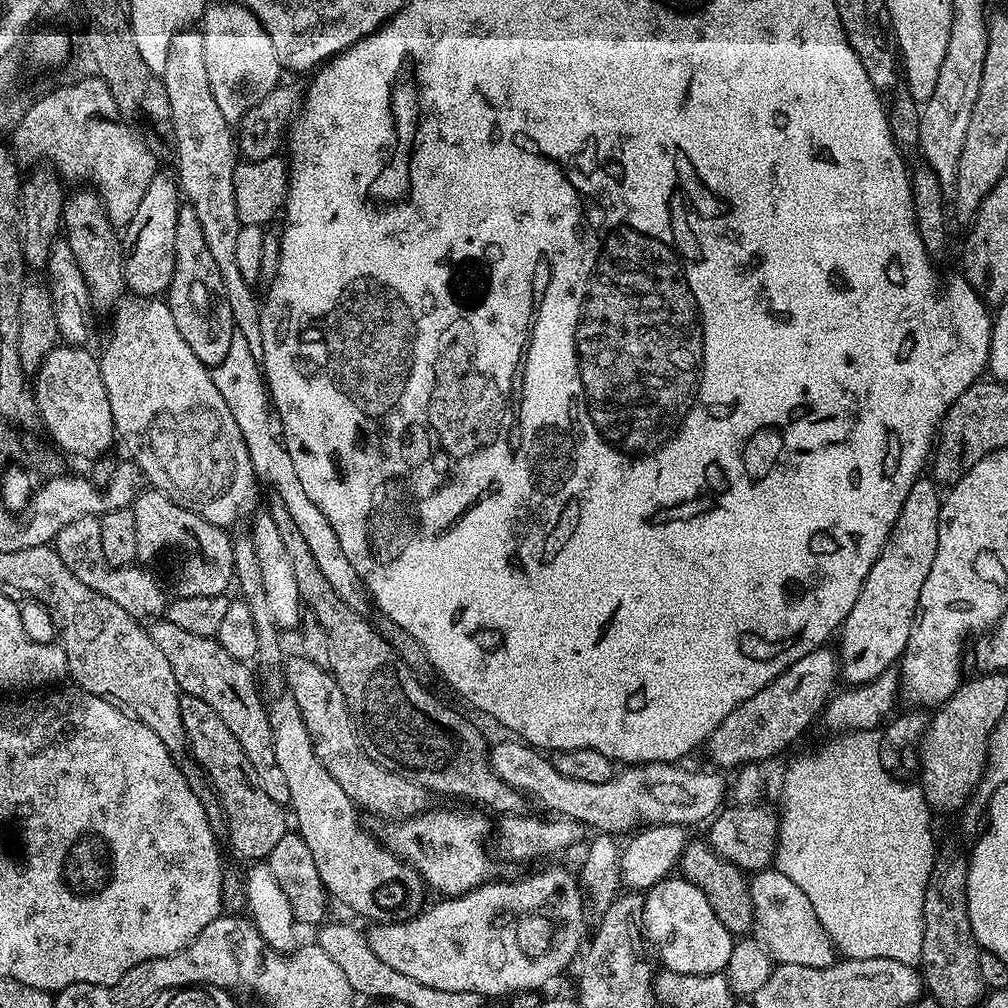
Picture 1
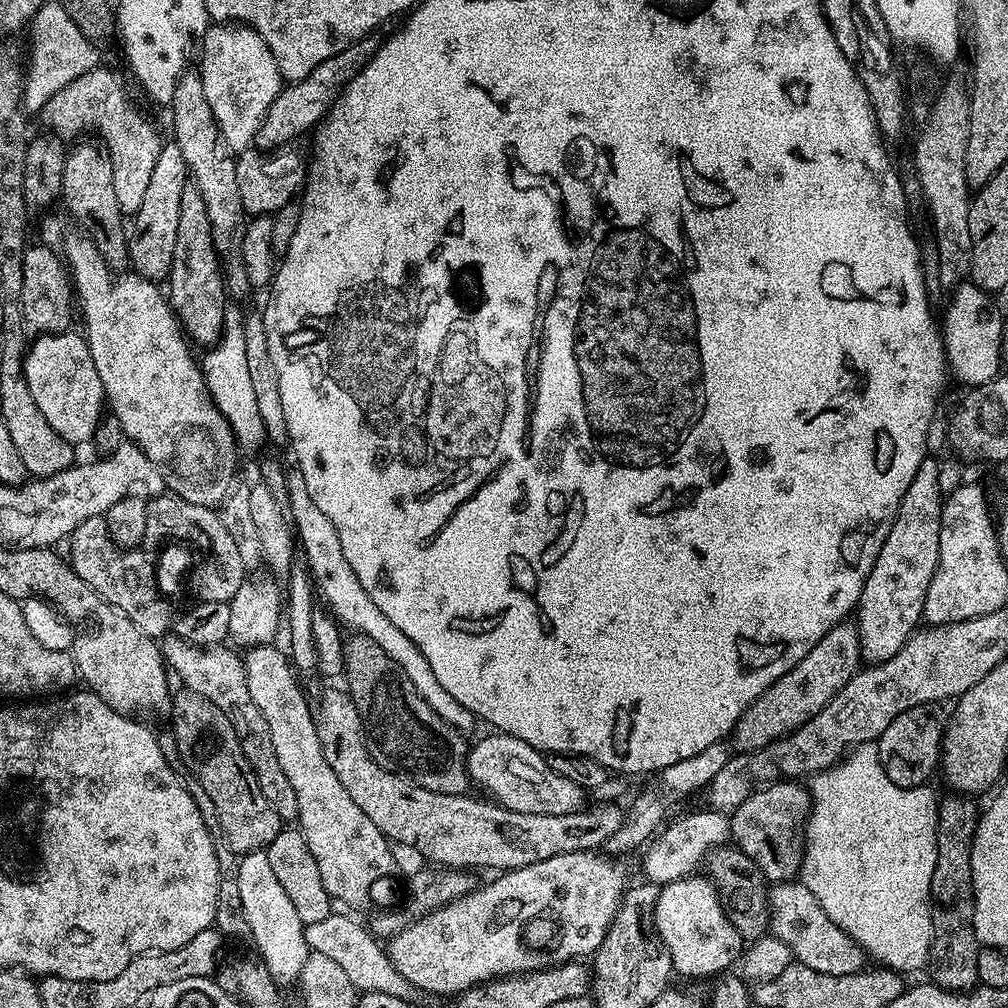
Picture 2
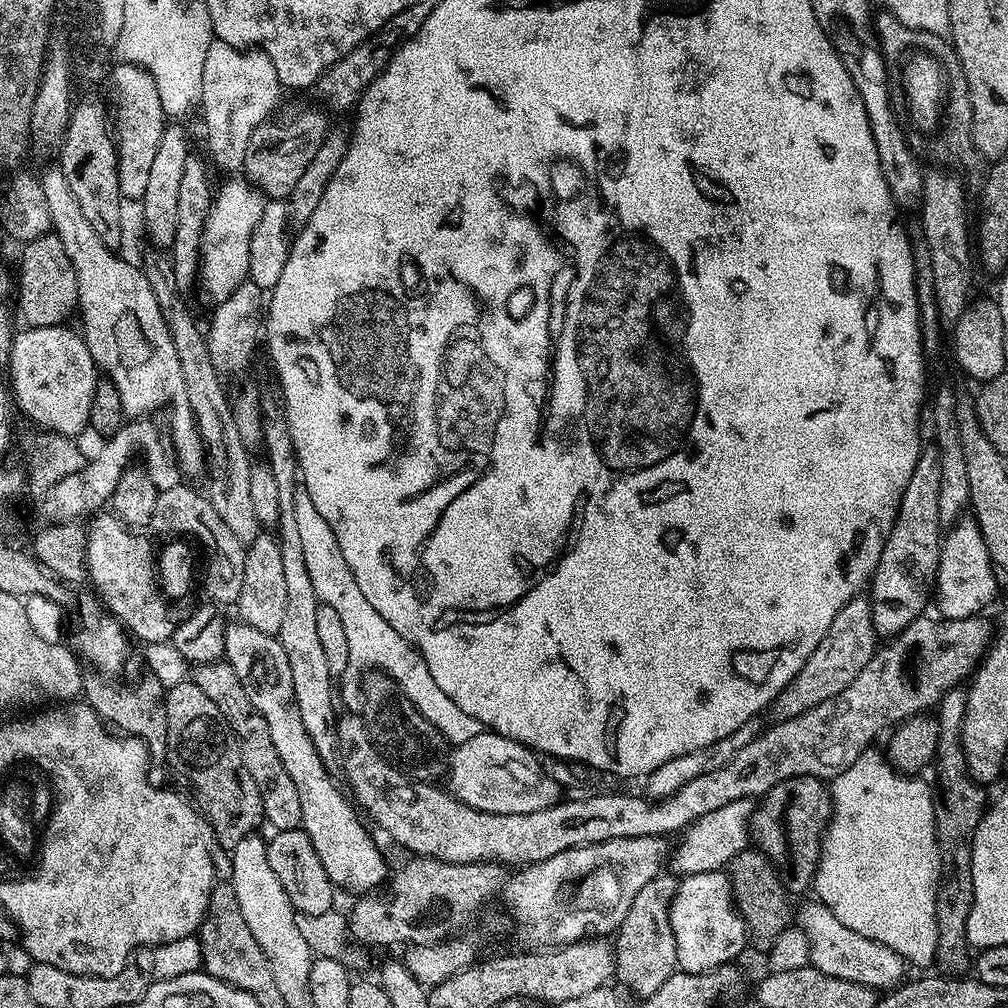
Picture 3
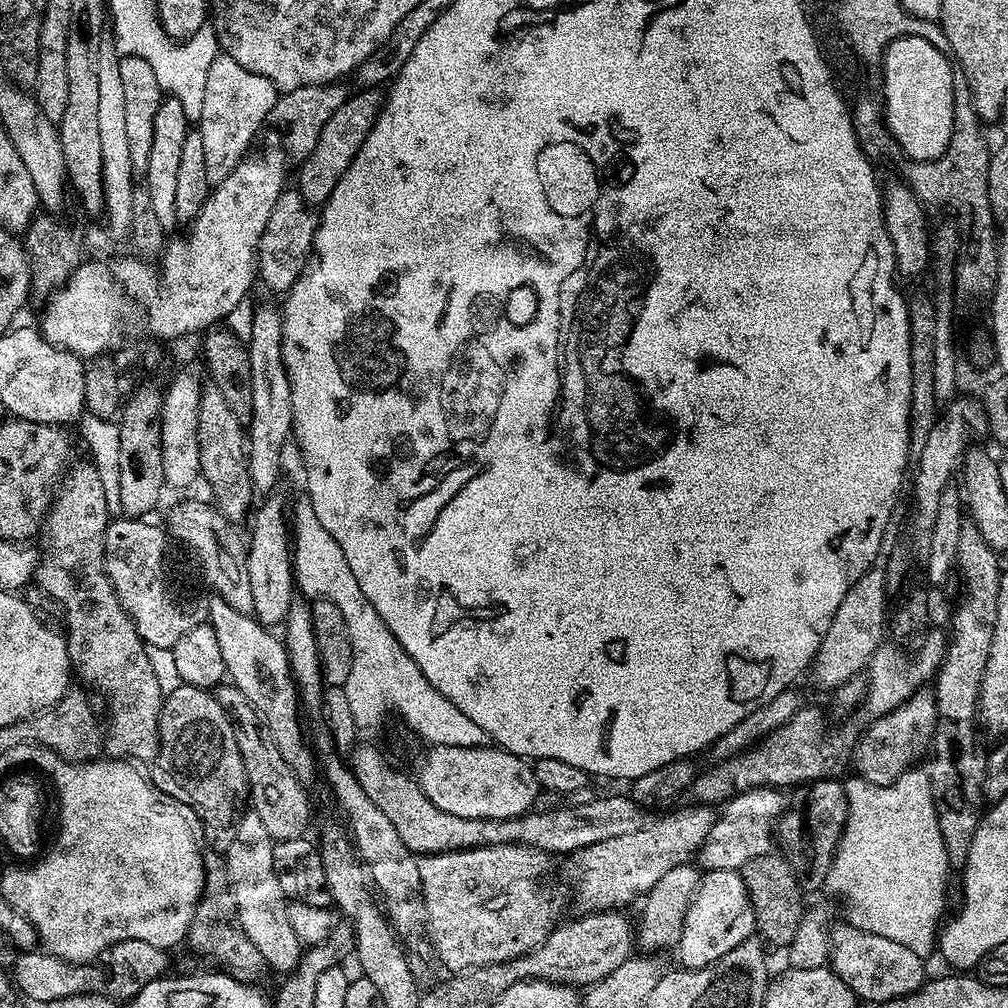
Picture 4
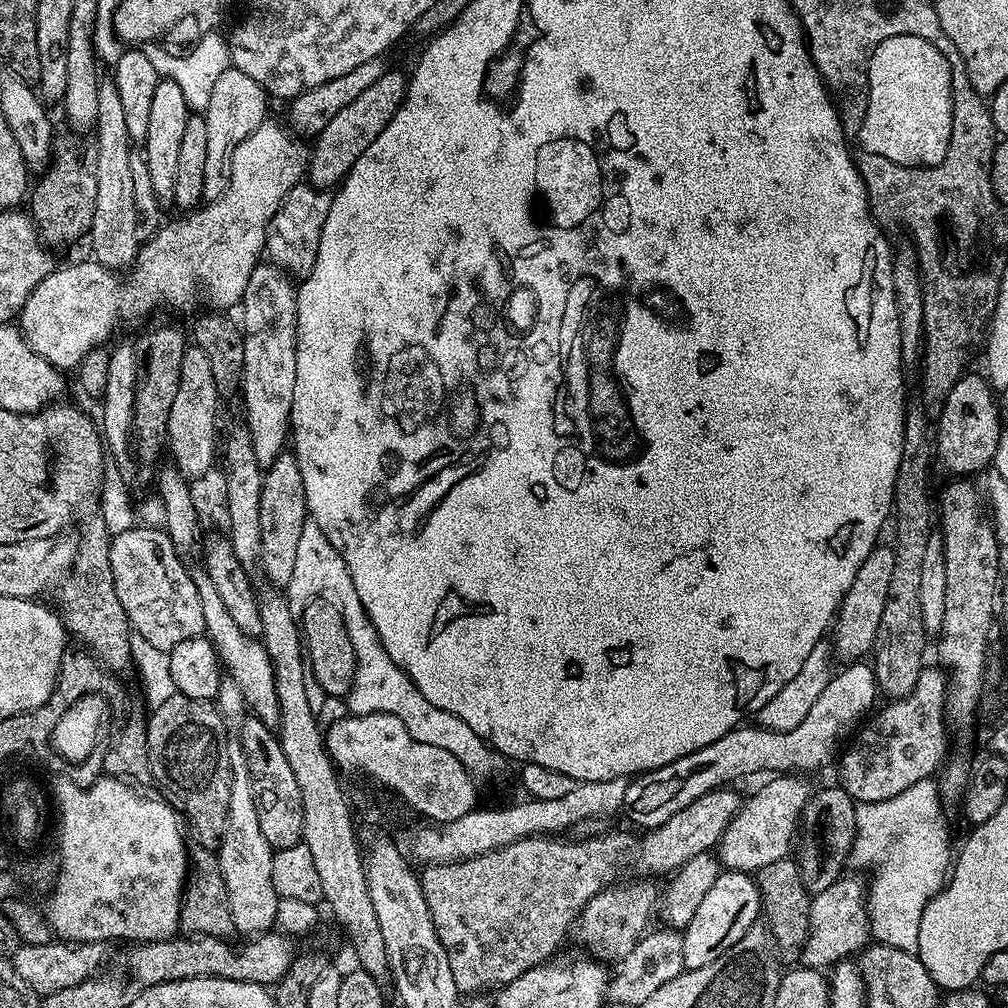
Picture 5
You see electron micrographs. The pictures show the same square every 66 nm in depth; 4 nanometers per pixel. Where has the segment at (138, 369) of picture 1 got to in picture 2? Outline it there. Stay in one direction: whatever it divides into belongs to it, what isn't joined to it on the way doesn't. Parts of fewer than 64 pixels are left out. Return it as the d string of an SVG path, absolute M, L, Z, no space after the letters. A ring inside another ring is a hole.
M72 230L67 233L62 256L78 297L79 311L80 308L84 311L82 332L94 358L94 367L98 369L98 378L102 378L107 407L120 423L120 431L144 451L155 468L160 469L171 495L181 496L186 502L194 502L198 506L216 508L230 492L228 483L236 472L236 439L226 418L216 409L216 403L208 395L201 365L197 357L196 360L192 357L193 349L165 293L161 289L159 292L156 289L159 287L153 281L136 275L135 271L114 275L102 254L98 254L98 246L94 246L92 239L84 235L83 231Z

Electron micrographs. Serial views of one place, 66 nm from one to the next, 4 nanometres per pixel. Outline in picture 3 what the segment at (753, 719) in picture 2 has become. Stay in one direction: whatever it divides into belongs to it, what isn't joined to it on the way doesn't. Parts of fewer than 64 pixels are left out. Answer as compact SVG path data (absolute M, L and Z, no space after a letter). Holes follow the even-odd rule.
M861 594L850 598L842 610L838 610L838 615L834 617L834 622L830 622L830 630L826 630L826 638L814 646L814 654L806 658L806 666L794 674L780 695L774 701L774 708L777 708L783 719L789 720L814 706L818 706L827 700L834 700L854 678L858 678L862 666L870 662L870 658L876 653L878 647L878 637L872 617L872 602L867 595Z

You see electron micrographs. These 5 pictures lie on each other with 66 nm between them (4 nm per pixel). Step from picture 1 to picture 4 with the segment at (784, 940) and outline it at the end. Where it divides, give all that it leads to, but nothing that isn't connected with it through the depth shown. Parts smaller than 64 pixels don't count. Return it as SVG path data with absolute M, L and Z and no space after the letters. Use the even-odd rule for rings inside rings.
M847 922L838 928L831 929L830 967L832 971L838 978L842 978L842 982L846 982L848 989L861 1001L869 1000L873 1006L879 1006L882 1003L888 1003L918 991L926 983L924 964L926 964L925 957L914 954L914 950L901 946L899 942L893 942L890 938L882 938L882 934L870 934Z

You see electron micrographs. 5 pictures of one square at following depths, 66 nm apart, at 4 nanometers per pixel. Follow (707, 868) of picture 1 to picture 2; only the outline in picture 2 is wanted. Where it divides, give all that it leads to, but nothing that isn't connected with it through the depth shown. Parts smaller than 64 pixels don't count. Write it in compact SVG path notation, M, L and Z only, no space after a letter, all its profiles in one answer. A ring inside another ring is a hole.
M721 846L712 849L706 857L706 875L720 893L724 913L730 918L734 930L738 930L741 941L761 940L769 931L768 890L769 881L764 878L764 871L742 850L735 846Z

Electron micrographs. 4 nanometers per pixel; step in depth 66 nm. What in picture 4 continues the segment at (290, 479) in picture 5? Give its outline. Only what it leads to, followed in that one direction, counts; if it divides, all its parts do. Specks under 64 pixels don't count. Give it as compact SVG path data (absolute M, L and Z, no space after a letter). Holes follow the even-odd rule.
M269 495L265 499L269 500L260 509L255 509L250 520L253 524L252 537L249 535L246 540L250 591L254 594L254 615L265 626L279 625L290 610L294 597L290 516L289 513L288 516L284 513L283 498L276 495Z

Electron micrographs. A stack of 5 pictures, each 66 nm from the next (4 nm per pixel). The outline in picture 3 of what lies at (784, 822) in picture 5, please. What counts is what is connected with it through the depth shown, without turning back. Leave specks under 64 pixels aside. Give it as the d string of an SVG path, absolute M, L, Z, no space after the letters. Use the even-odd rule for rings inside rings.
M752 800L730 802L730 806L722 806L710 814L698 818L688 825L679 837L680 845L670 852L671 871L681 877L707 872L719 872L727 869L734 854L744 851L750 844L750 821L754 804Z

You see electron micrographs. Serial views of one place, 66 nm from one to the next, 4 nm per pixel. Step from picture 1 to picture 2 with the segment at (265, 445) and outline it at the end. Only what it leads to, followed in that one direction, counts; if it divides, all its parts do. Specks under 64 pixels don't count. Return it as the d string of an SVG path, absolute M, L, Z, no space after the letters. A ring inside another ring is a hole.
M225 307L224 329L220 332L220 339L207 349L202 356L202 371L204 384L208 388L208 395L216 403L216 409L226 418L230 430L236 439L236 447L241 453L256 452L266 444L266 427L263 426L261 411L258 410L257 396L254 395L253 382L249 375L246 362L245 331L243 311ZM298 470L288 472L287 511L290 513L290 524L294 529L302 560L308 567L315 591L321 597L324 595L323 603L327 605L332 615L345 629L352 628L348 630L366 637L367 640L373 640L382 650L386 650L389 658L404 671L406 678L414 682L418 694L422 694L422 698L436 711L438 718L450 722L450 726L454 726L462 733L471 733L471 728L478 724L478 717L458 702L454 702L454 697L446 694L446 690L442 690L438 678L434 678L434 670L430 670L430 662L426 662L426 658L420 653L420 647L410 642L410 638L406 638L406 634L402 634L402 630L398 630L398 626L394 626L394 622L390 622L390 618L386 618L386 614L382 614L382 610L374 606L374 598L370 598L370 594L362 590L358 574L354 574L350 562L346 562L346 554L342 554L338 530L334 530L330 518L326 518L326 514L322 514L322 510L314 506L314 498L310 498L310 490L306 490L306 478L302 478Z

